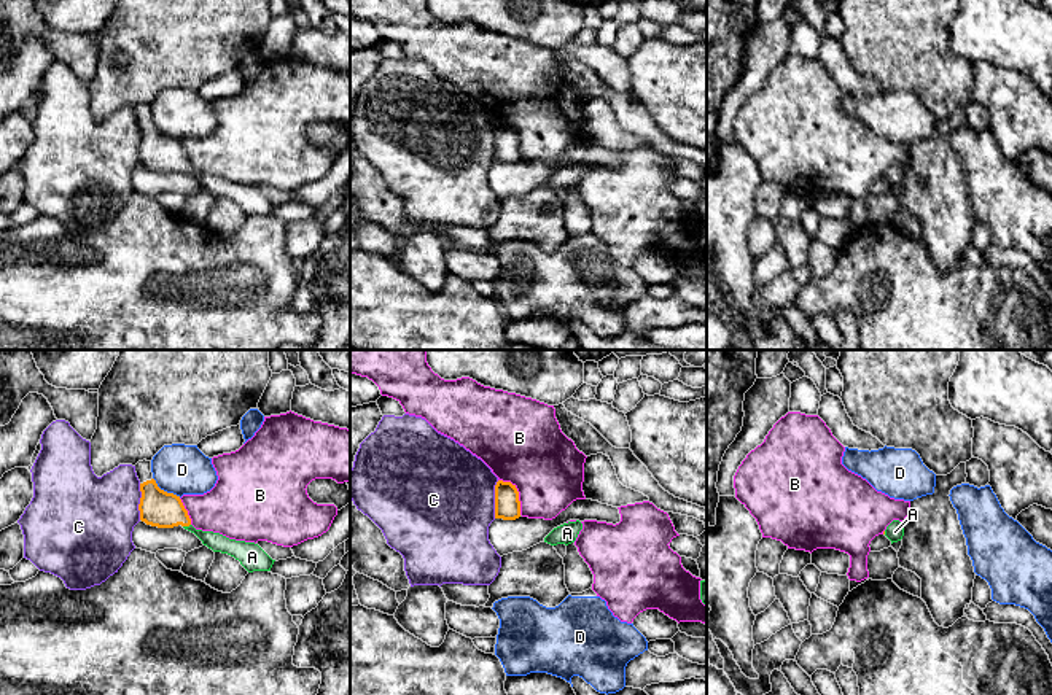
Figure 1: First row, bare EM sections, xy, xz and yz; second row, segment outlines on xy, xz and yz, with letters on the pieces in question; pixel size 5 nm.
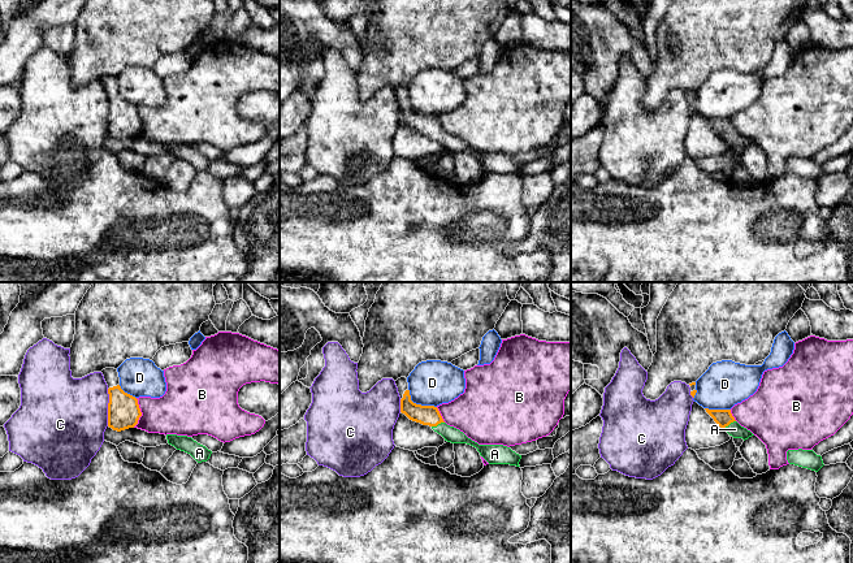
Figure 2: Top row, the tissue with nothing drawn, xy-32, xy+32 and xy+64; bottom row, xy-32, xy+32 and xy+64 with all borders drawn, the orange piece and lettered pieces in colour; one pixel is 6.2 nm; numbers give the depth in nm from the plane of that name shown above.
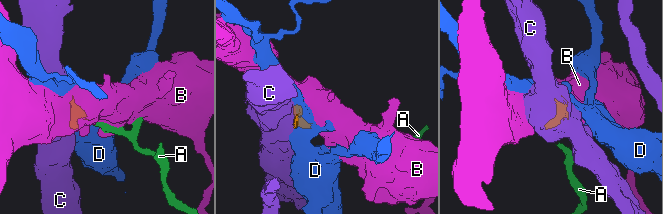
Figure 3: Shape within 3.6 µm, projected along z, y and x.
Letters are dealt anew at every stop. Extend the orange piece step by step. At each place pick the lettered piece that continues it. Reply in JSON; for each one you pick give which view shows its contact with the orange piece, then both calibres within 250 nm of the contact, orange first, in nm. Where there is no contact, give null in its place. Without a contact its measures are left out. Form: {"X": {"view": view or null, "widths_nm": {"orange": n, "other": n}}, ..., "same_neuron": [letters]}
{"A": {"view": "xy", "widths_nm": {"orange": 190, "other": 90}}, "same_neuron": ["A"]}

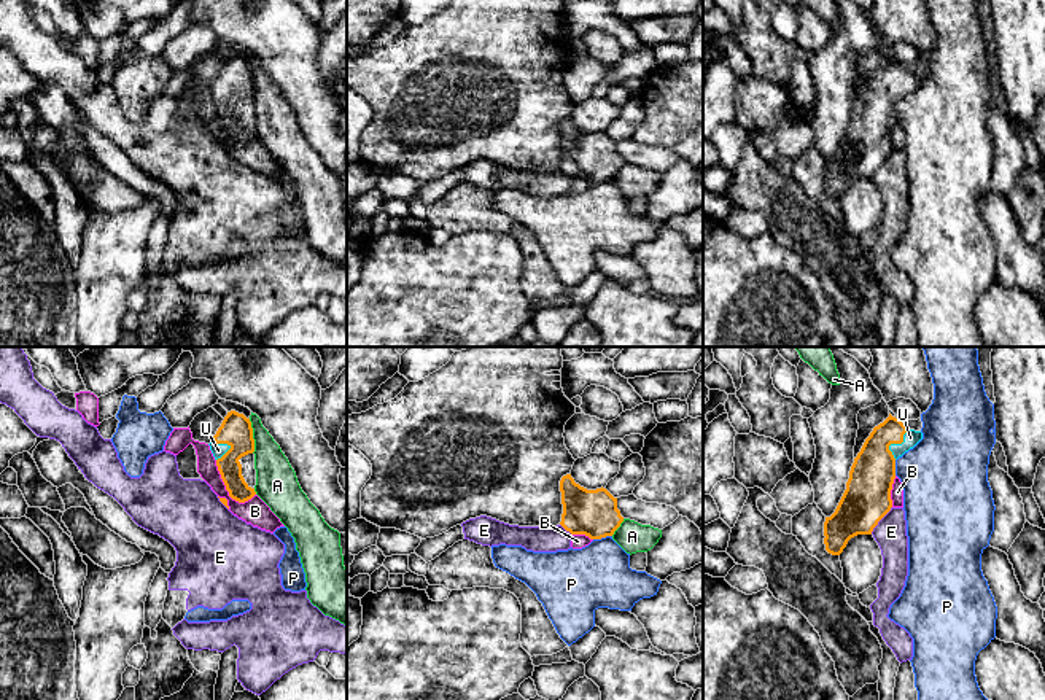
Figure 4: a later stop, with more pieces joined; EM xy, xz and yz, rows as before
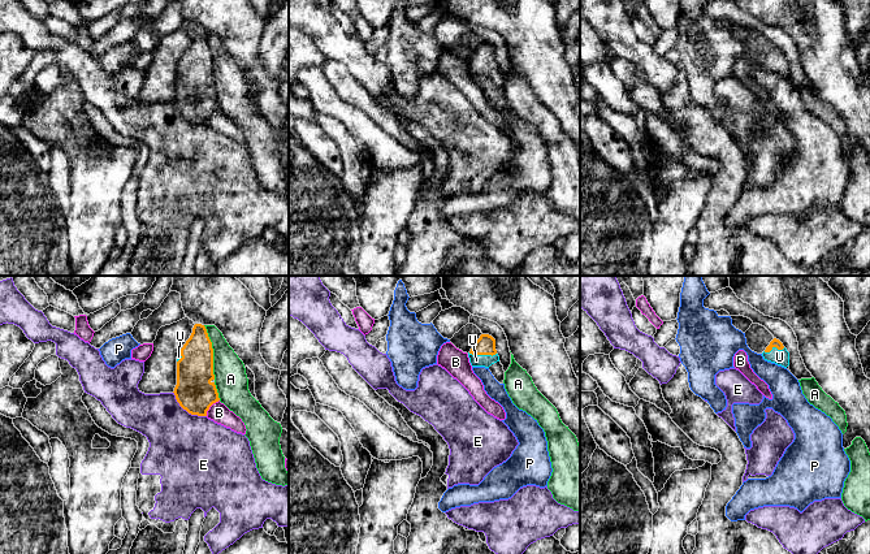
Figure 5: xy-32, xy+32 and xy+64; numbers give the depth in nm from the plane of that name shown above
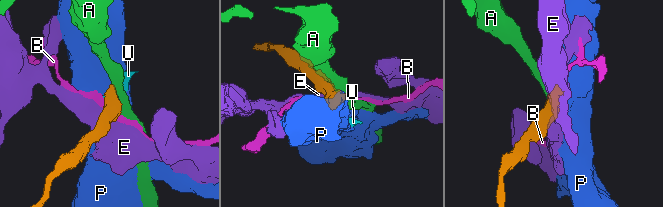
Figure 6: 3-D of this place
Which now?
{"U": {"view": "yz", "widths_nm": {"orange": 220, "other": 80}}, "same_neuron": ["U"]}

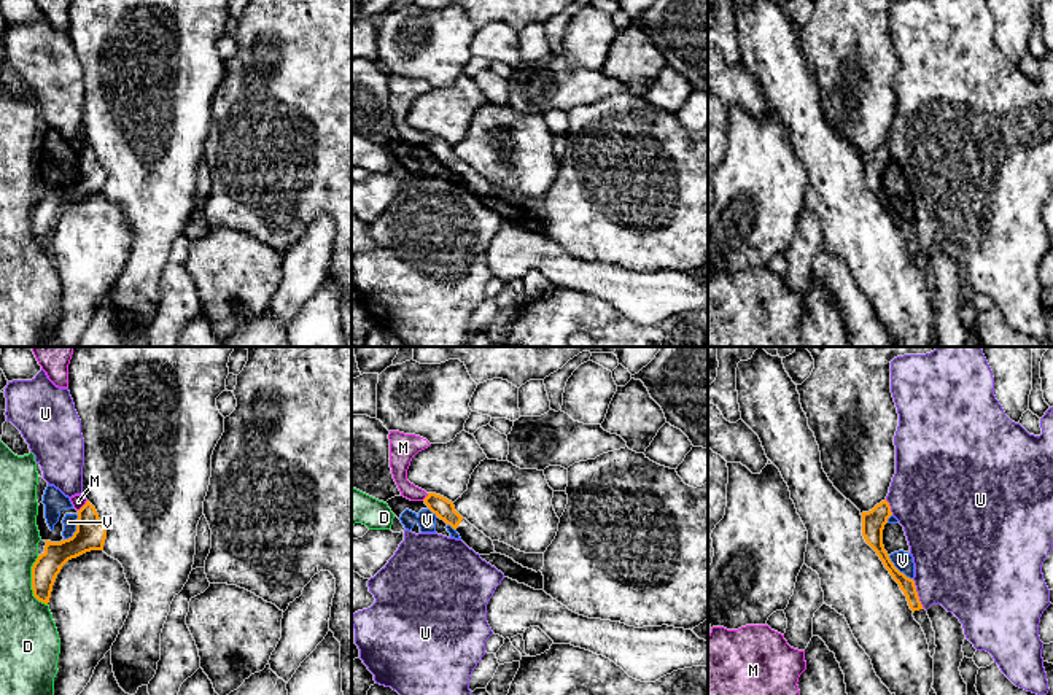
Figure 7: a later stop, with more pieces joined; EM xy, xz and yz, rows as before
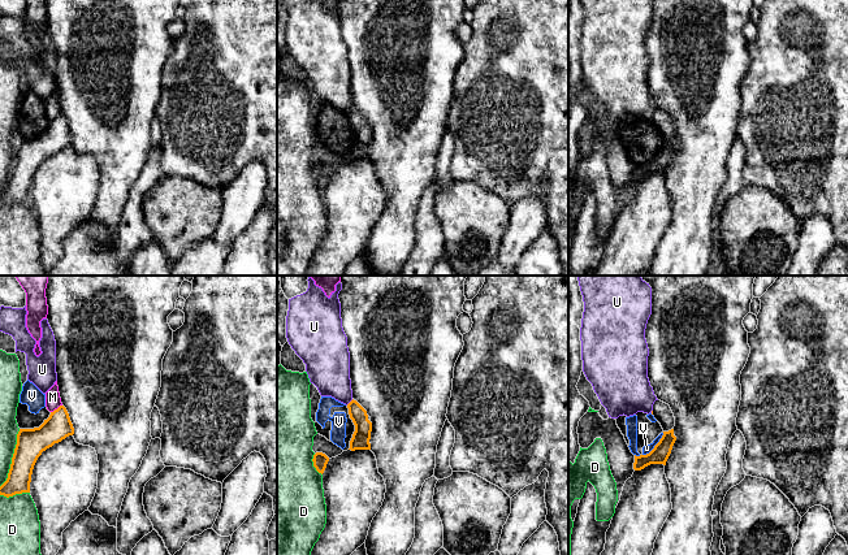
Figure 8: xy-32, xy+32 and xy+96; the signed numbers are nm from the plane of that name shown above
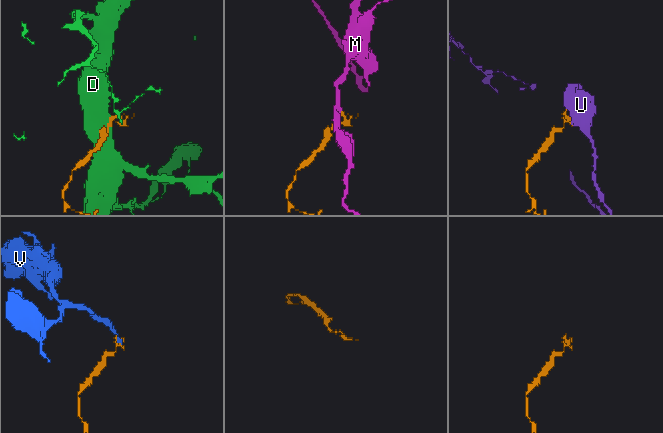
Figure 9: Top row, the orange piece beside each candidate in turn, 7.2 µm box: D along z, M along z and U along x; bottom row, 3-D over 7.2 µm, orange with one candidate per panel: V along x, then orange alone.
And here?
{"same_neuron": []}

